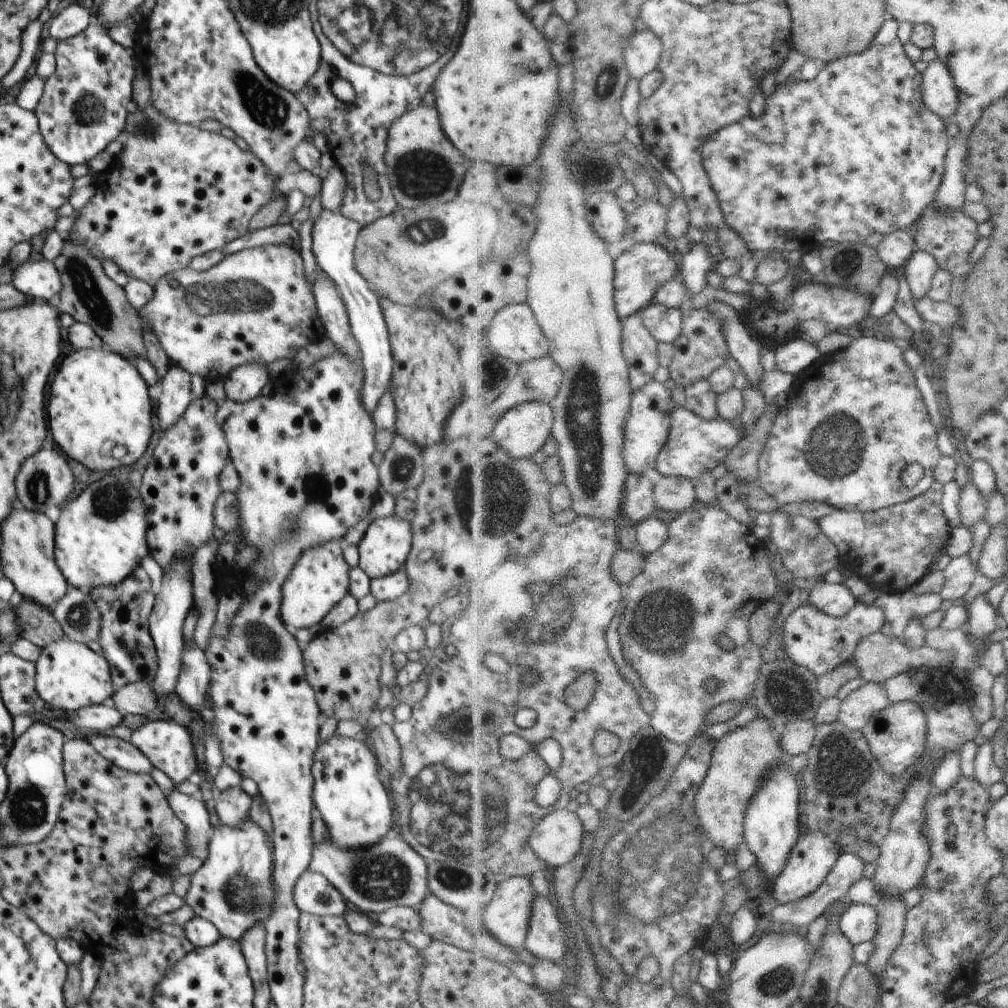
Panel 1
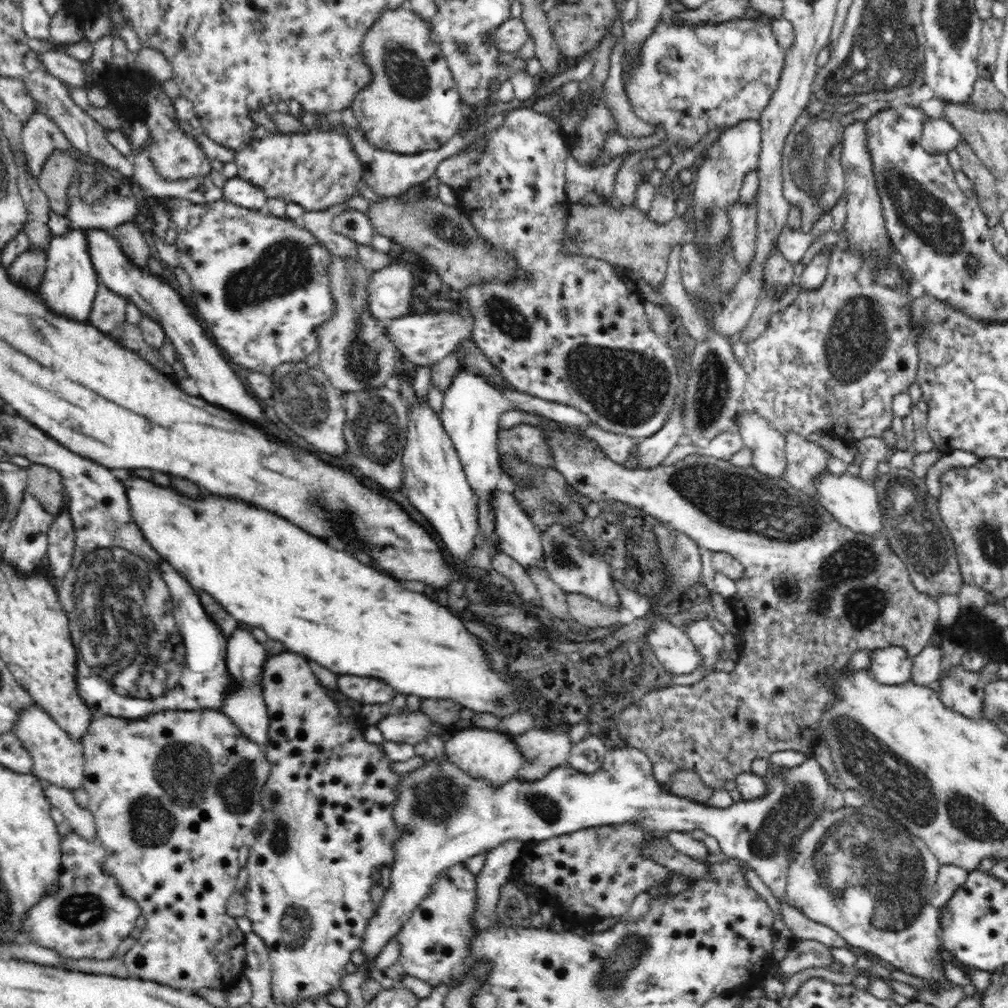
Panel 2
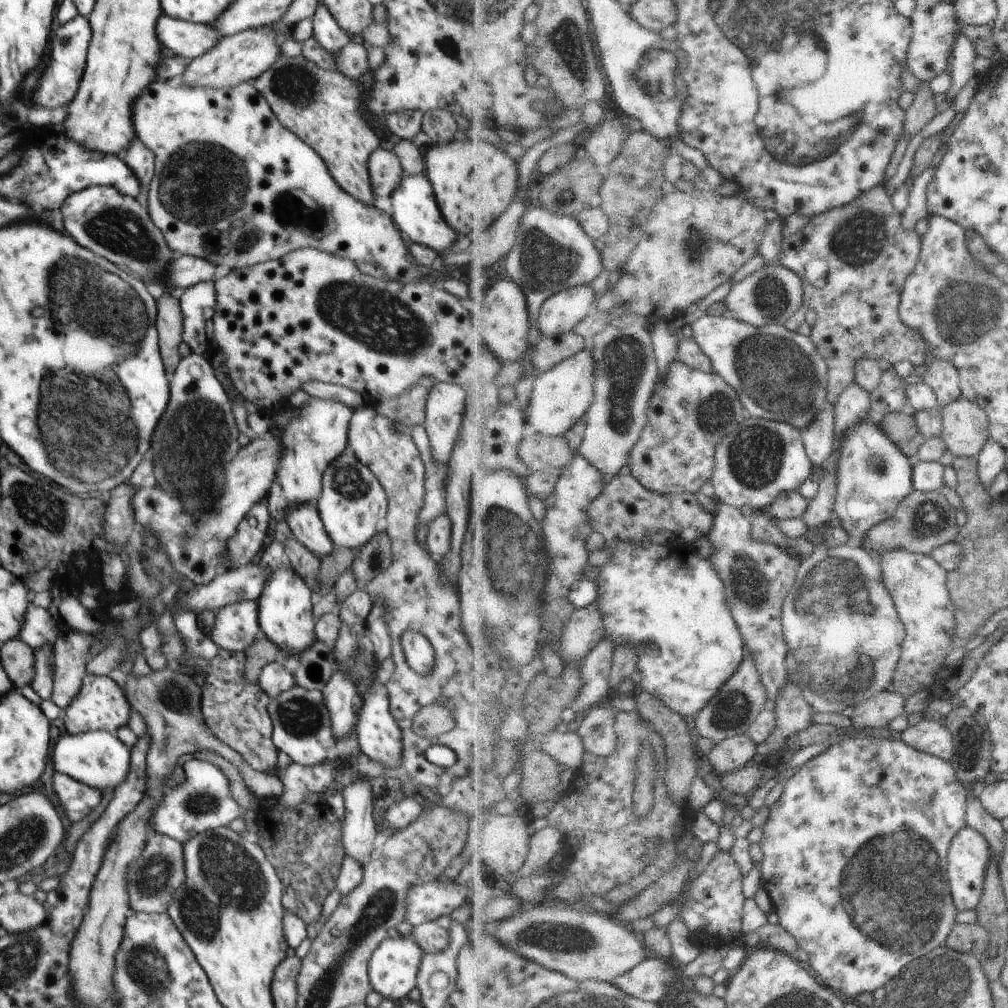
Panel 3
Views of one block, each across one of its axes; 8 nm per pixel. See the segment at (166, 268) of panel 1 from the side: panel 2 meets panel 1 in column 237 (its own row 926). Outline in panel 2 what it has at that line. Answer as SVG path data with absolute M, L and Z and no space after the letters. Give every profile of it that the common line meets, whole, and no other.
M192 710L190 712L160 712L144 720L126 720L105 715L92 719L82 740L84 753L83 789L88 793L87 809L95 818L97 836L100 845L106 851L103 866L107 874L116 878L124 895L132 898L146 919L146 927L141 930L140 938L124 954L124 966L130 977L154 981L172 988L199 994L203 989L227 991L243 975L245 934L238 927L237 920L227 914L228 900L236 891L236 879L239 875L238 850L244 846L244 838L256 830L262 821L264 807L261 792L268 776L270 764L260 751L260 744L252 742L221 710Z

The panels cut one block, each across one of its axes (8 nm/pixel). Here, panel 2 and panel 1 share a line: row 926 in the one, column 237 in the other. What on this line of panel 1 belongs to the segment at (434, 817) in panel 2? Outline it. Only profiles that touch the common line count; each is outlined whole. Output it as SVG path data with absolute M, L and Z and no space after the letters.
M246 363L235 368L224 380L224 391L232 402L244 404L248 400L254 400L261 394L262 388L273 381L267 366Z

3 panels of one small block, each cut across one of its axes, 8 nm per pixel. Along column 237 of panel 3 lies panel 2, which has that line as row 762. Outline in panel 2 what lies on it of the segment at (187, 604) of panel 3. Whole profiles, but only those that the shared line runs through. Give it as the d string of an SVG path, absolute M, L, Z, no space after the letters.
M591 734L588 738L583 738L572 745L567 764L580 772L592 774L601 769L606 752L604 742Z

